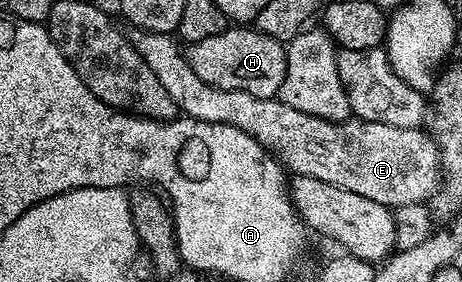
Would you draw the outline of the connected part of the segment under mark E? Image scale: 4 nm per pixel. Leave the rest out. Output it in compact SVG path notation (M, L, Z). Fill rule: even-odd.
M134 29L129 38L185 116L240 127L269 149L291 174L324 179L324 183L332 183L332 187L356 191L356 195L364 195L364 199L376 199L376 203L391 207L426 203L439 191L444 169L440 164L438 146L431 134L422 133L421 128L392 127L392 123L357 119L339 123L302 113L273 97L220 89L217 85L204 83L204 79L192 71L183 50L178 50L179 42L171 34Z

